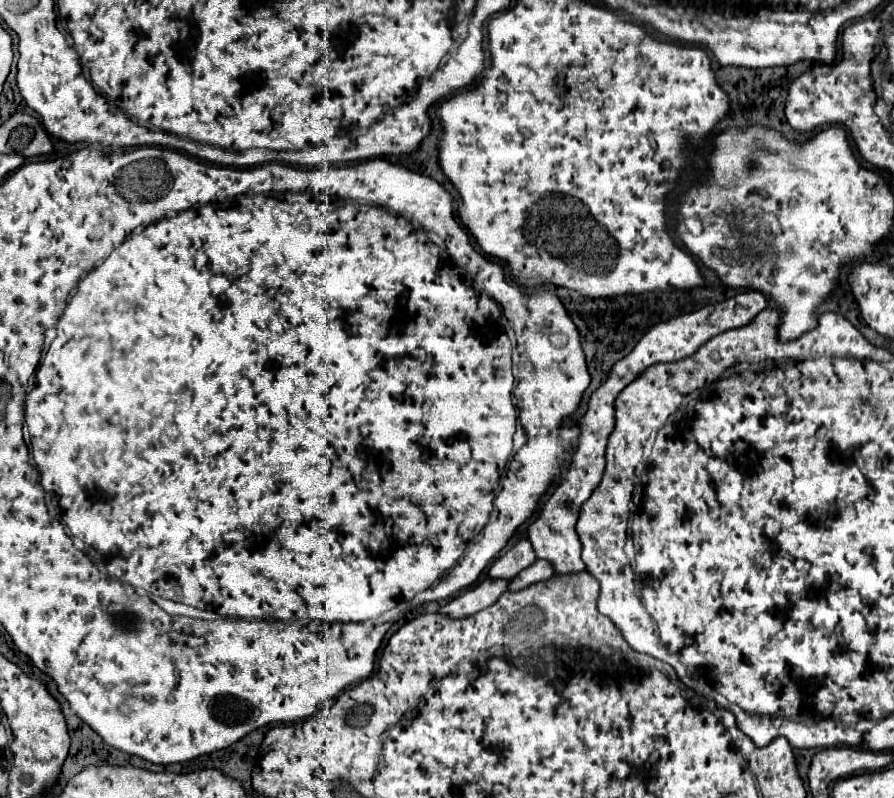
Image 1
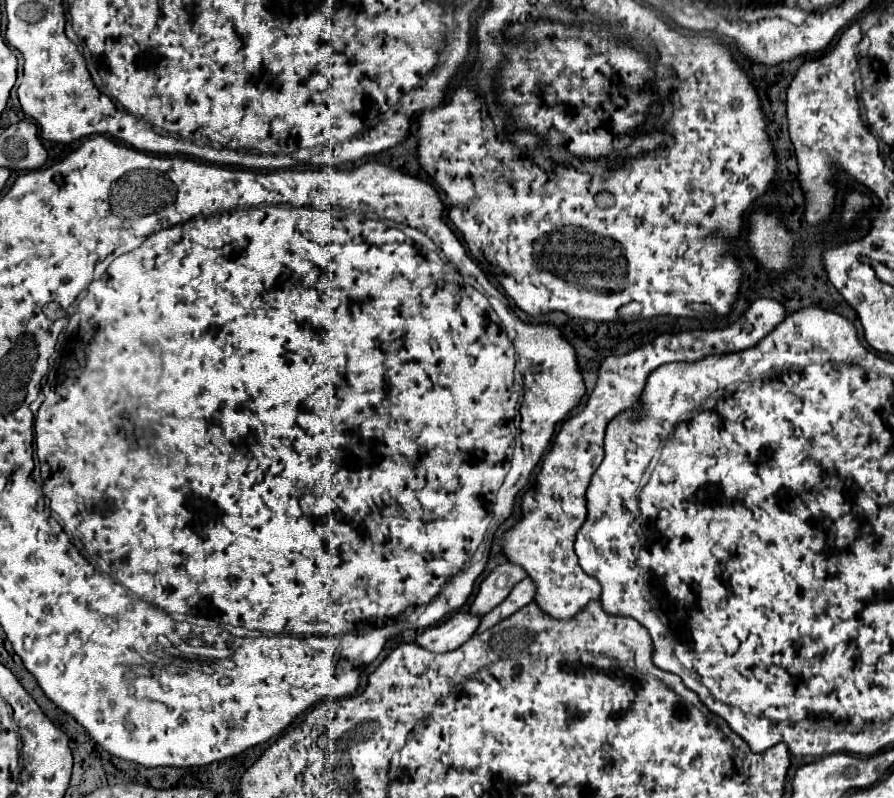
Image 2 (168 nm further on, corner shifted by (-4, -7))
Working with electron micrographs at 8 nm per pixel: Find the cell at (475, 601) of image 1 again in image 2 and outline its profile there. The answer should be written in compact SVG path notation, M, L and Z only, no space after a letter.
M457 612L447 622L427 628L415 638L415 644L429 652L451 652L465 644L477 630L481 618L471 612Z

